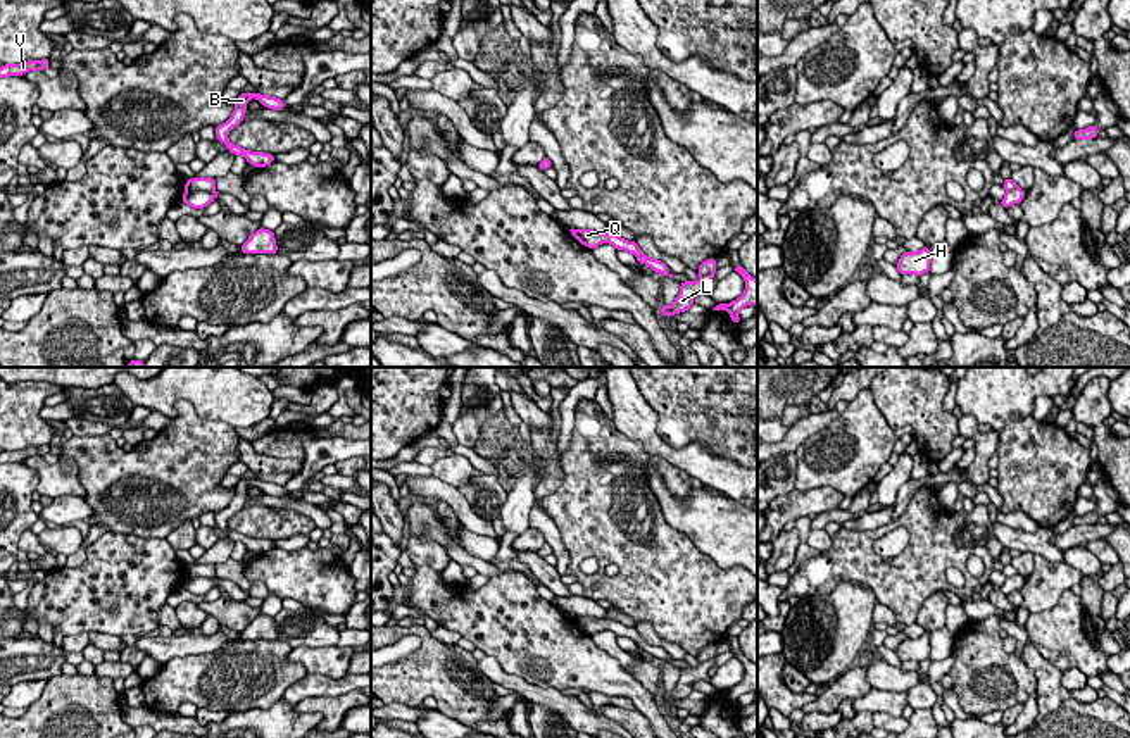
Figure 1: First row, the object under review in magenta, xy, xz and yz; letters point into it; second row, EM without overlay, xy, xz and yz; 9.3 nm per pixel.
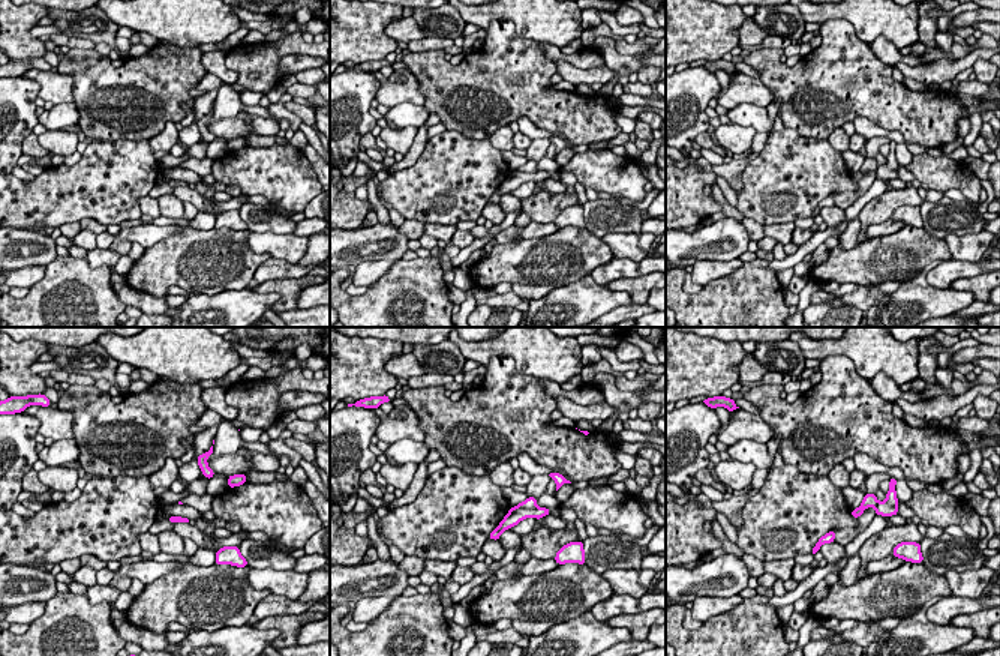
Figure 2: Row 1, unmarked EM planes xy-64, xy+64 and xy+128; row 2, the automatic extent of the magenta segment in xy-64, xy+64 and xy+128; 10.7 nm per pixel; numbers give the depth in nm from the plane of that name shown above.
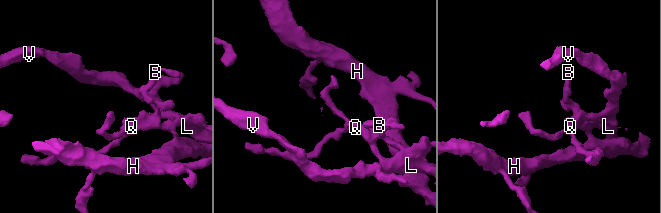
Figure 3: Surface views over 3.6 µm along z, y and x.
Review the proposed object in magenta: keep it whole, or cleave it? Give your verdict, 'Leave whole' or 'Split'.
Split

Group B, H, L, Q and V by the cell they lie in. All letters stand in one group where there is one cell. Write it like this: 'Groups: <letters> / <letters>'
Groups: B H Q / L V

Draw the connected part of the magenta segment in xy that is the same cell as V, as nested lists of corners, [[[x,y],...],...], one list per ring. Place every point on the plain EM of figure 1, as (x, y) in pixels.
[[[50,445],[28,447],[28,448],[22,448],[22,450],[3,450],[0,453],[0,464],[24,462],[29,457],[43,457],[48,452],[50,452]]]

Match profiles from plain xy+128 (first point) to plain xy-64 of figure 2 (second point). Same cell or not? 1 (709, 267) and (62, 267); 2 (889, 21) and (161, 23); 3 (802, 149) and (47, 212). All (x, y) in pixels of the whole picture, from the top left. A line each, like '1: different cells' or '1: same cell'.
1: different cells
2: same cell
3: same cell

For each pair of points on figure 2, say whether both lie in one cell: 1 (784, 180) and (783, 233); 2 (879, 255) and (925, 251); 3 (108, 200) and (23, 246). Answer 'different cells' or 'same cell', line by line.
1: different cells
2: same cell
3: different cells

